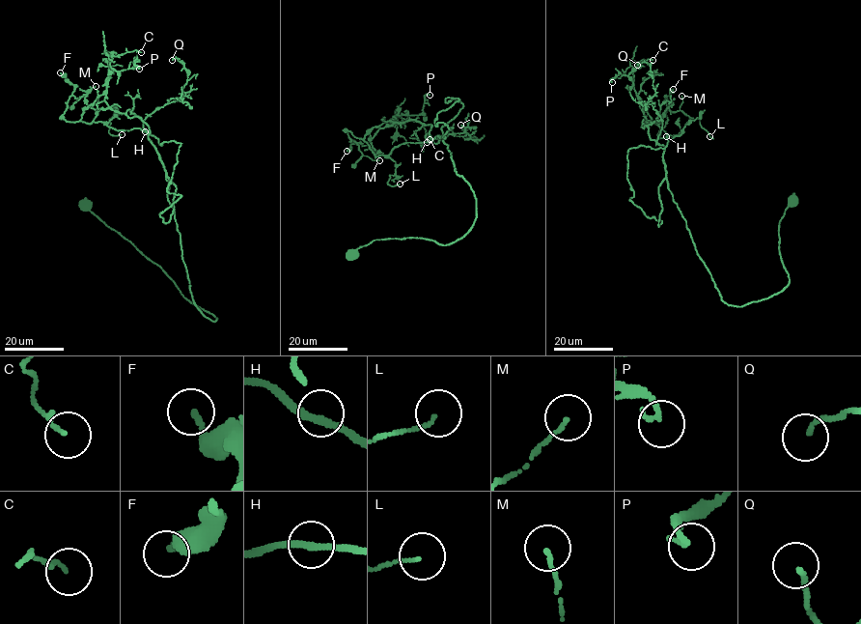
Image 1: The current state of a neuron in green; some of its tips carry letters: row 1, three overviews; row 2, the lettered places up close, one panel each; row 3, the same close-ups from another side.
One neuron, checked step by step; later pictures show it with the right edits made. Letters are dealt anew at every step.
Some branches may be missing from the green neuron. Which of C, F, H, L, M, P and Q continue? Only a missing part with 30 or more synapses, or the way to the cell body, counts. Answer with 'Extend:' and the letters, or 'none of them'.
Extend: none of them

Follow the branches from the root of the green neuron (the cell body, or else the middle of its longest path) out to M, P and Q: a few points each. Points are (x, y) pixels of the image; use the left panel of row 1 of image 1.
M: (86, 203), (215, 321), (192, 298), (149, 127), (105, 95), (78, 121), (64, 118), (69, 99), (96, 86)
P: (86, 203), (215, 321), (192, 298), (149, 127), (105, 100), (112, 69), (133, 61), (139, 69)
Q: (86, 203), (215, 321), (192, 298), (165, 169), (143, 127), (147, 116), (185, 95), (187, 72), (172, 60)

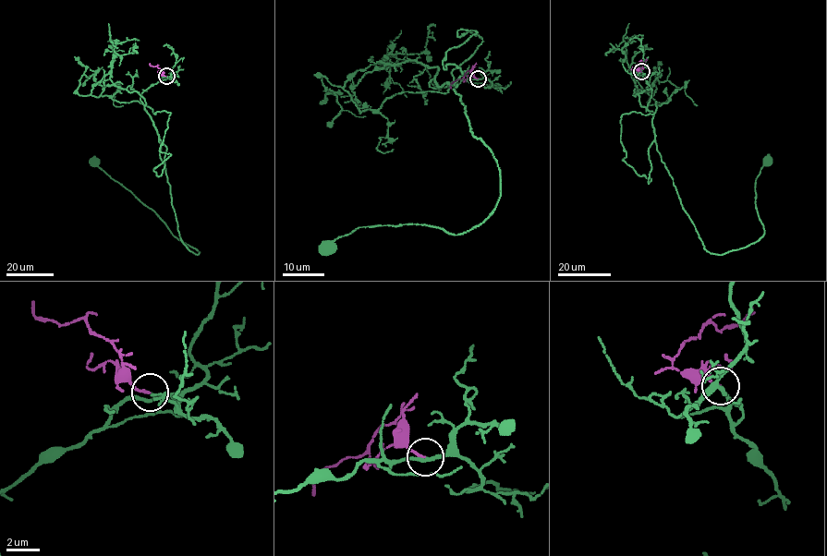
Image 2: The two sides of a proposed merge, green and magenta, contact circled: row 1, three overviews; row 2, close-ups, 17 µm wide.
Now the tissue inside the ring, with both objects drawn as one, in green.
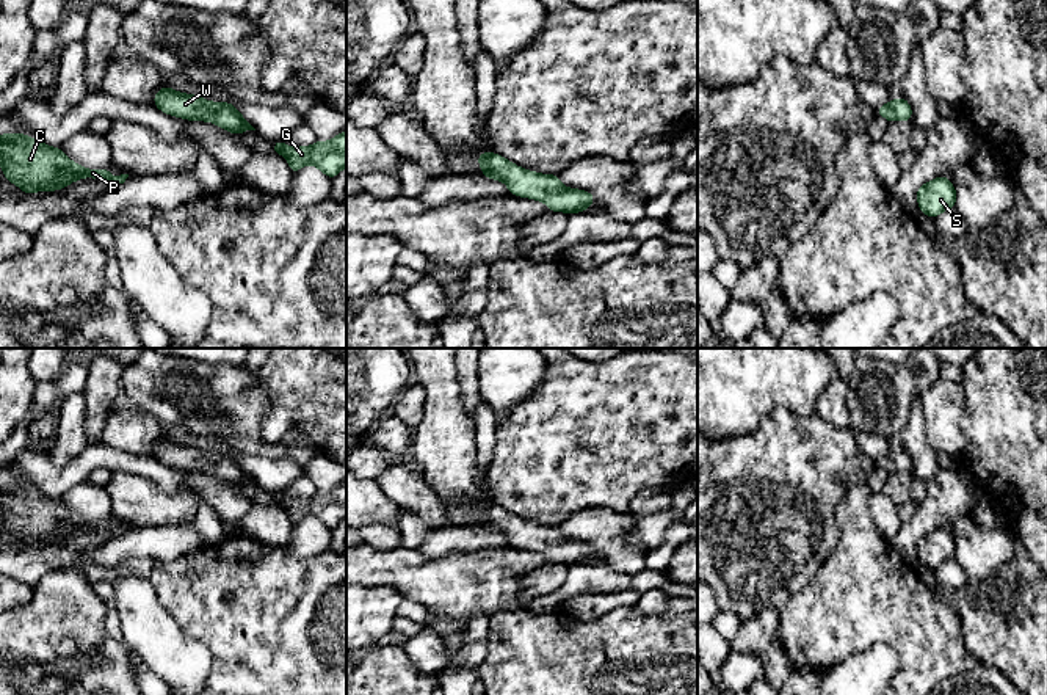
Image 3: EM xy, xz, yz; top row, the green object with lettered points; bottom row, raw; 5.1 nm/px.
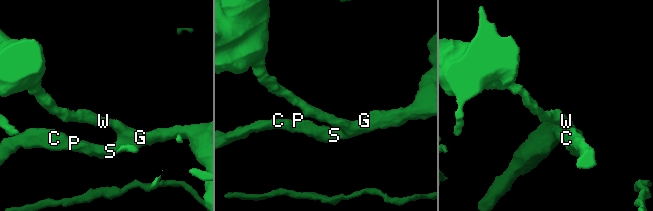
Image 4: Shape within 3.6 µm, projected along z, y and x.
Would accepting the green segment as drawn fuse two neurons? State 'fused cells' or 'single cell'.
single cell

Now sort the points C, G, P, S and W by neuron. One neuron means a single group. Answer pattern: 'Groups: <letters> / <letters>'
Groups: C G P S W

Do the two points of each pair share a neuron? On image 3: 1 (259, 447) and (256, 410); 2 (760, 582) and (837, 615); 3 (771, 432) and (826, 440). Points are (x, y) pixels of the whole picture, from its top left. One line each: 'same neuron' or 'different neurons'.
1: same neuron
2: different neurons
3: same neuron

